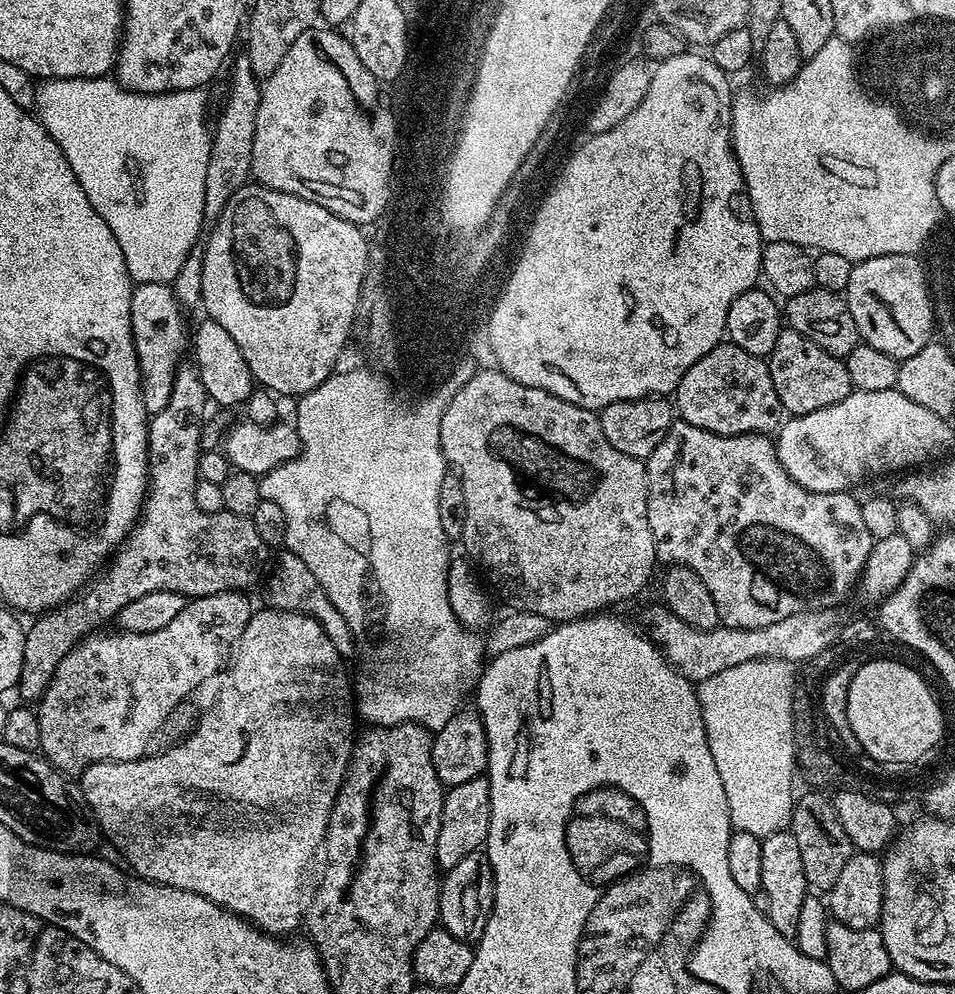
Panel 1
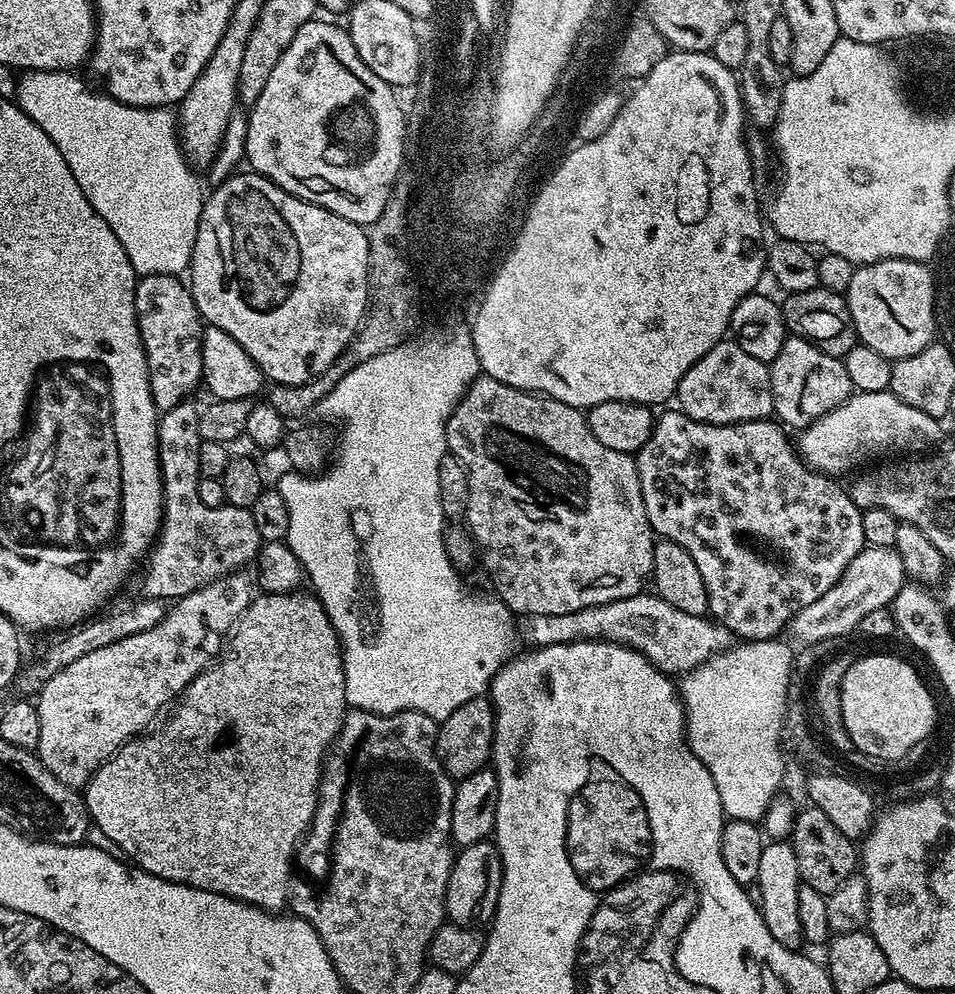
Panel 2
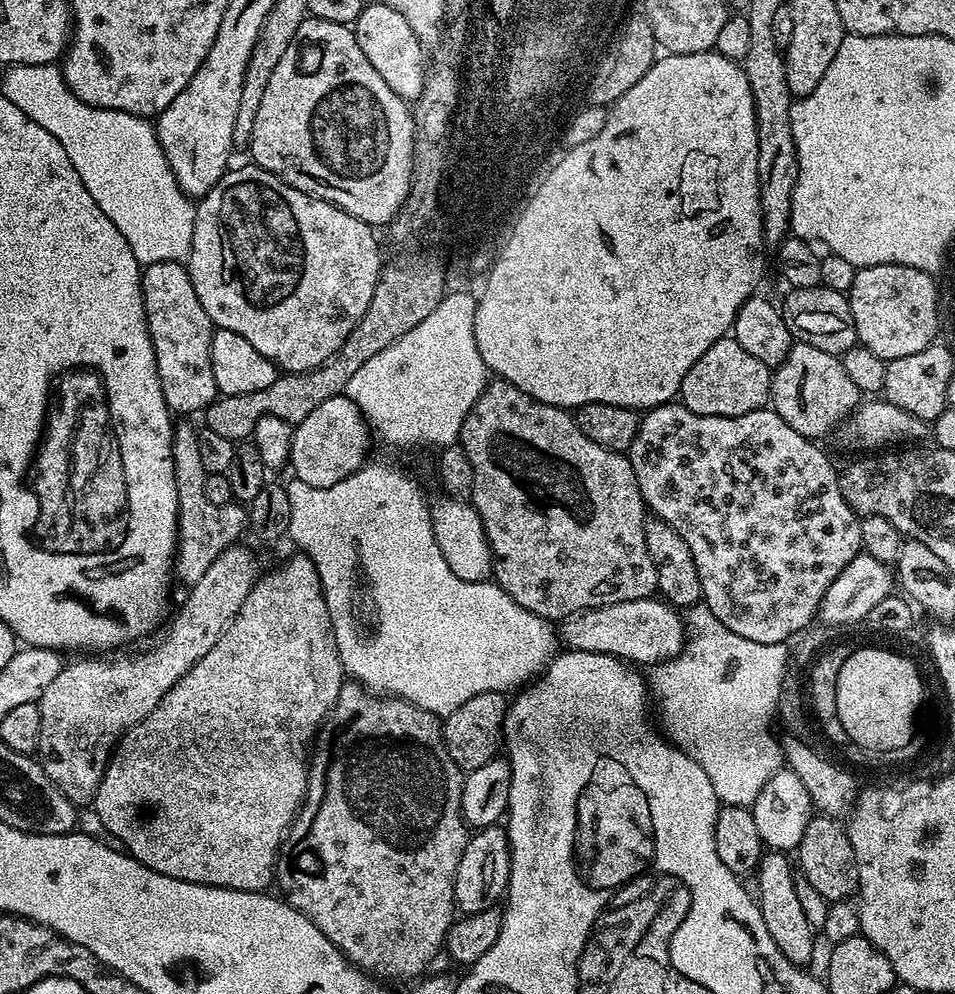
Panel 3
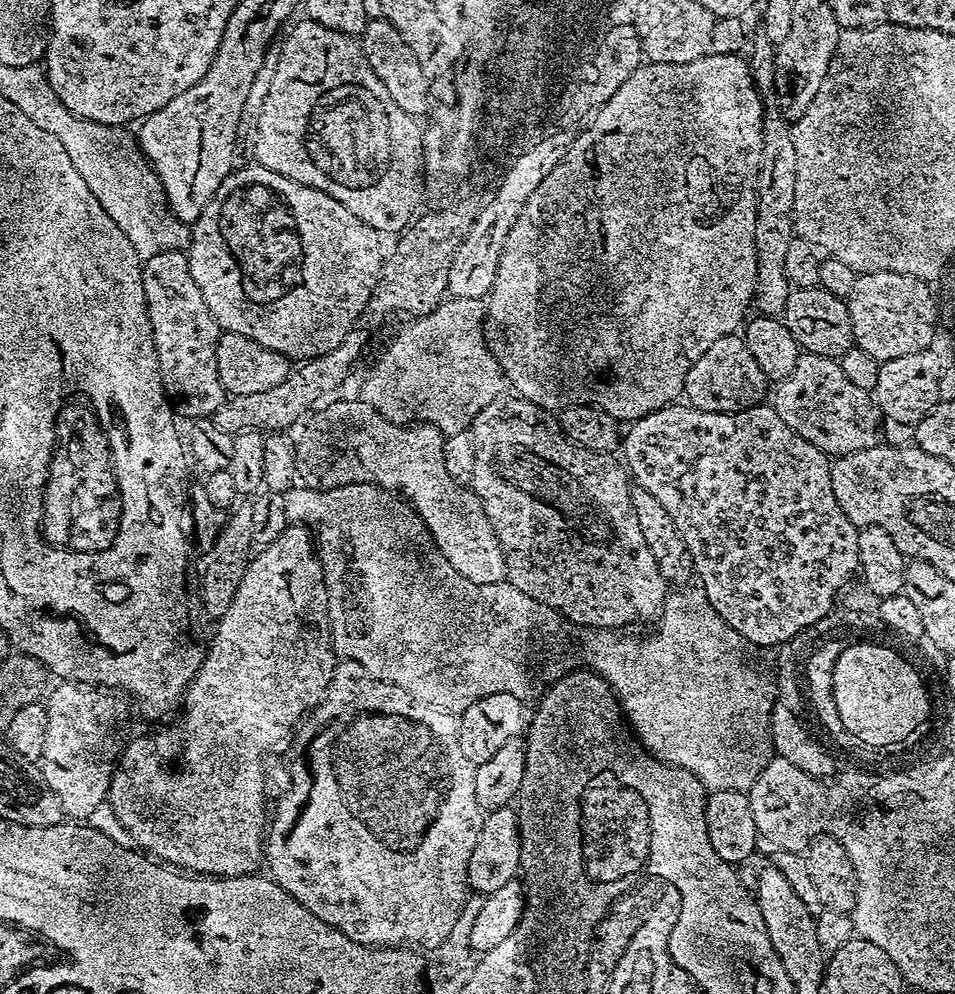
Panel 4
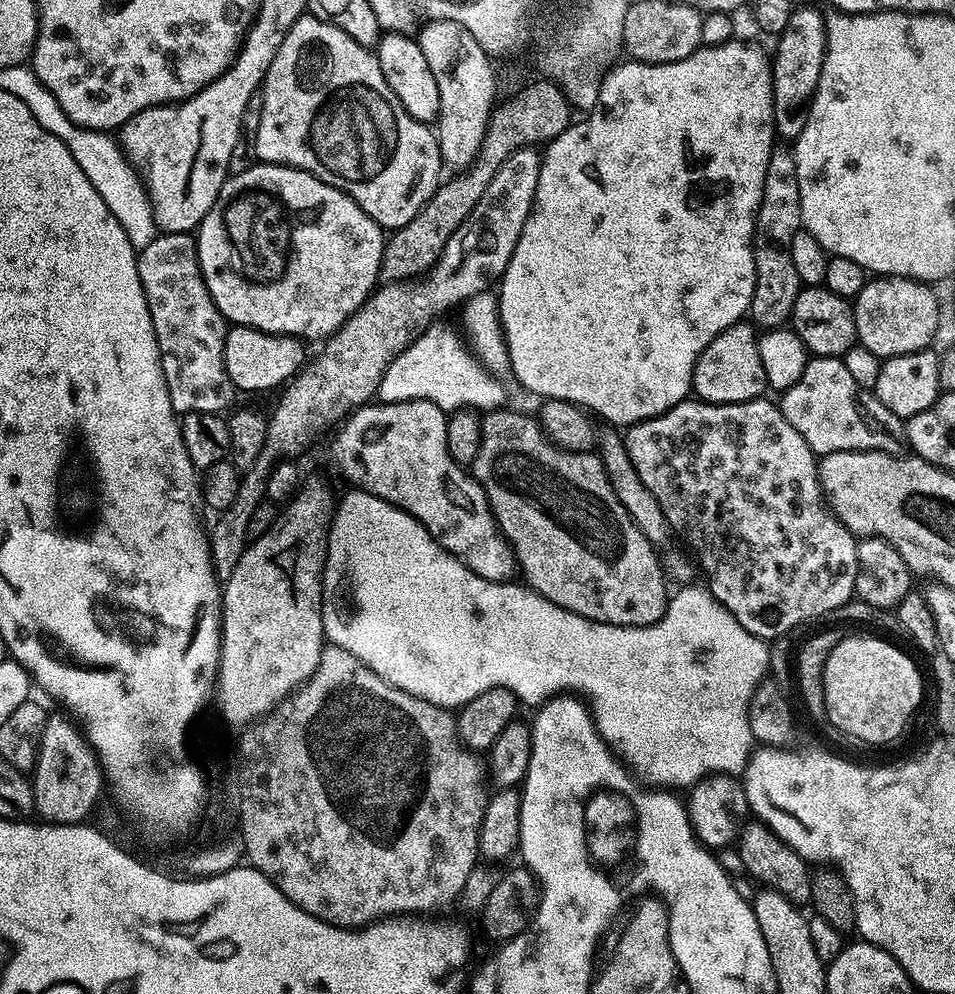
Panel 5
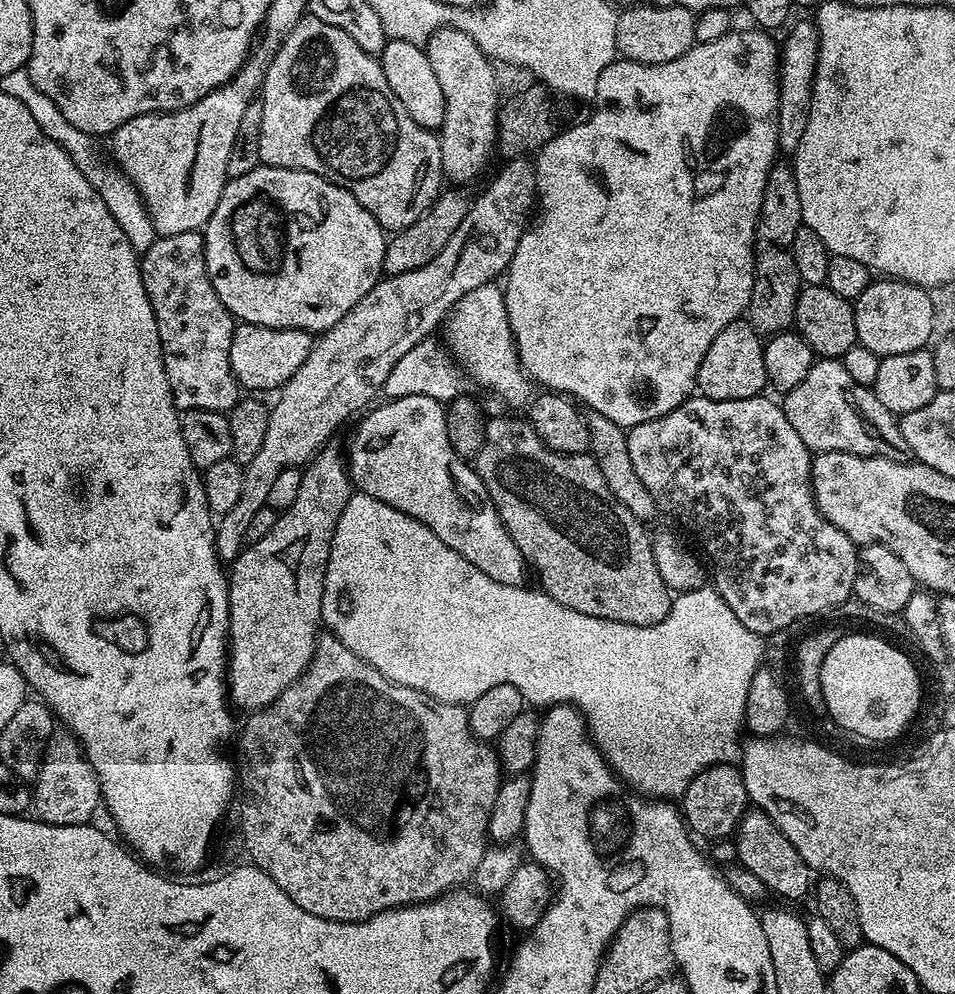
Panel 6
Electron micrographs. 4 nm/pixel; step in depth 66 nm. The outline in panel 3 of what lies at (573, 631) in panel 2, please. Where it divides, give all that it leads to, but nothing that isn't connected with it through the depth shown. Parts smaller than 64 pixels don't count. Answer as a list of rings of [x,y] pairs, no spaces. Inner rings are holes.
[[[660,598],[631,599],[630,602],[607,604],[567,617],[561,621],[558,634],[571,651],[606,653],[626,662],[651,666],[671,660],[684,647],[686,624],[677,614],[667,601]]]

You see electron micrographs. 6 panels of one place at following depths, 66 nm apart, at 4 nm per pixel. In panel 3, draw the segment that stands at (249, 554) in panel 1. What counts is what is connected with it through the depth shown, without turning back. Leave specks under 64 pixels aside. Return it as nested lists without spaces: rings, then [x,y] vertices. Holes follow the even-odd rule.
[[[180,422],[172,429],[172,457],[174,478],[178,486],[178,531],[176,533],[176,558],[174,572],[184,586],[191,586],[210,570],[210,564],[222,550],[231,548],[241,539],[240,535],[249,527],[249,509],[243,503],[233,502],[214,506],[206,498],[206,478],[209,473],[202,466],[202,453],[198,451],[200,432],[192,429],[188,422]]]

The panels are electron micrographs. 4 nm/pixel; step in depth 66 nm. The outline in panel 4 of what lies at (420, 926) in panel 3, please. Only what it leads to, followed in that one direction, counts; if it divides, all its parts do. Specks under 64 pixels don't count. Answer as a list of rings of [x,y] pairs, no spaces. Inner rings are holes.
[[[341,659],[336,665],[334,674],[330,678],[330,686],[324,692],[323,698],[321,698],[319,702],[316,703],[315,708],[313,708],[312,711],[296,725],[291,740],[292,749],[288,752],[288,772],[292,775],[292,781],[288,784],[288,793],[277,802],[276,809],[274,809],[273,812],[271,809],[270,823],[267,825],[266,835],[264,836],[262,860],[266,865],[266,868],[268,864],[268,869],[266,869],[267,875],[275,882],[275,884],[282,886],[282,890],[286,890],[286,894],[290,894],[290,898],[294,898],[302,906],[306,906],[306,910],[310,910],[310,914],[314,914],[314,918],[326,922],[326,926],[334,926],[334,930],[346,934],[346,938],[350,938],[362,946],[366,946],[367,948],[402,948],[407,946],[413,950],[431,950],[440,946],[442,942],[446,941],[446,938],[449,937],[450,930],[453,929],[454,922],[459,918],[463,904],[470,895],[468,886],[470,850],[474,850],[474,845],[478,842],[478,834],[482,830],[482,822],[486,815],[478,806],[478,800],[474,798],[474,782],[472,781],[473,773],[471,771],[460,773],[452,772],[452,767],[455,766],[456,760],[458,761],[458,753],[456,751],[456,741],[454,739],[454,724],[450,719],[449,713],[438,710],[426,702],[418,702],[418,698],[414,698],[414,694],[406,694],[406,690],[402,690],[402,686],[394,686],[385,680],[374,678],[358,662]]]

